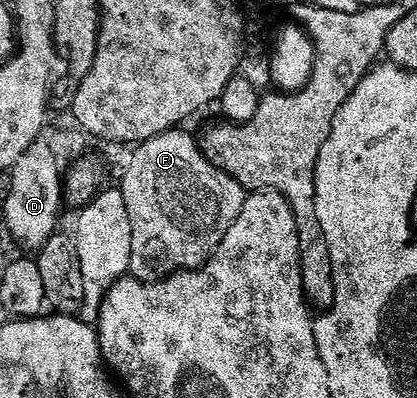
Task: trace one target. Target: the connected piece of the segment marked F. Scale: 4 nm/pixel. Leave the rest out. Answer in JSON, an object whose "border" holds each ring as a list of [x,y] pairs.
{"border":[[[185,130],[163,132],[145,140],[135,149],[132,161],[124,172],[122,191],[126,208],[132,219],[131,275],[145,283],[154,284],[178,272],[190,272],[204,267],[226,238],[230,226],[242,214],[249,193],[230,174],[210,162],[200,149],[200,141]]]}

